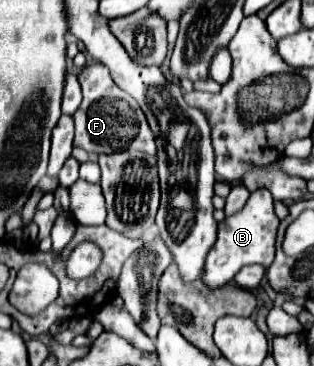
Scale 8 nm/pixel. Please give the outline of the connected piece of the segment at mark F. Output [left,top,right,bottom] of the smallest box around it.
[74,63,156,153]

